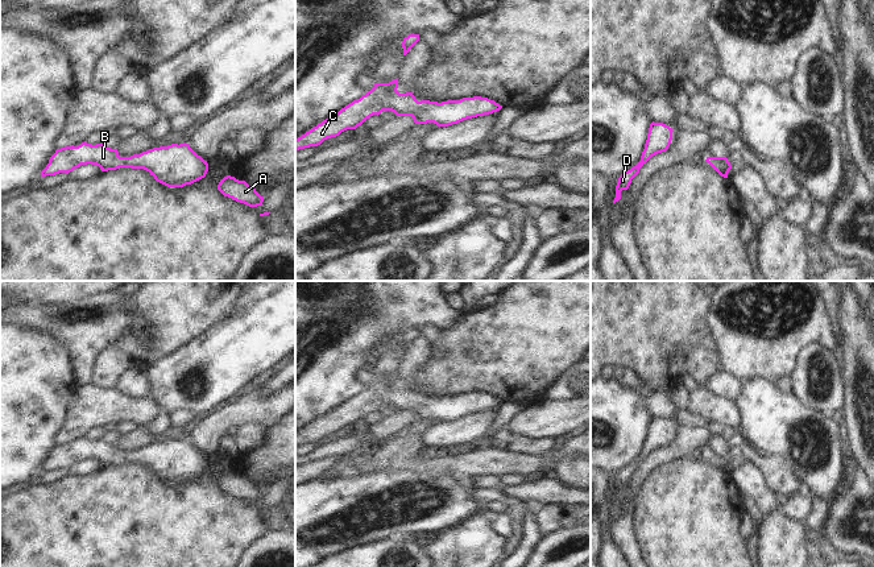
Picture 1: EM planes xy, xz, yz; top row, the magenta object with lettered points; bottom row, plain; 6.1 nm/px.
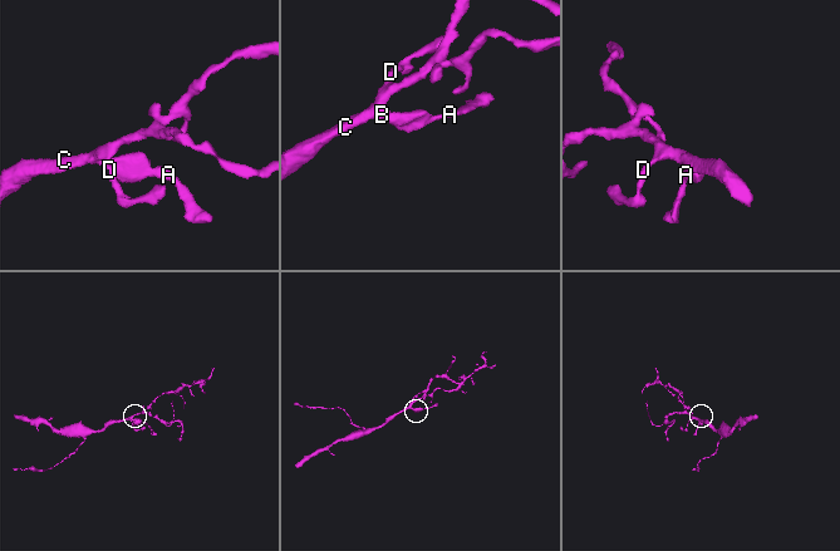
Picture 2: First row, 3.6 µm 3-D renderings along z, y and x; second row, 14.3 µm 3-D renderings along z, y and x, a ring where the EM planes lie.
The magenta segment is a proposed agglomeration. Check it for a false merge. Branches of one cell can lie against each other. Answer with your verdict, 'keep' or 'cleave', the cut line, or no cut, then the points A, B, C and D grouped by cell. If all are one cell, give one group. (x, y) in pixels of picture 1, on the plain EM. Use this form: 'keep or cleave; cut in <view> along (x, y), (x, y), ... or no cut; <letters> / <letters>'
keep; no cut; A B C D

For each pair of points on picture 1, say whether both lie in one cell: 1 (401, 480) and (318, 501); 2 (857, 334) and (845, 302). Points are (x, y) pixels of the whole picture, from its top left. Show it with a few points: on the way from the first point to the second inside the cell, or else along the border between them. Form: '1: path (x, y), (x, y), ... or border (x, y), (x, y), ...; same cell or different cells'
1: path (380, 491), (364, 495), (356, 501), (339, 501); same cell
2: path (857, 326), (849, 310); same cell

